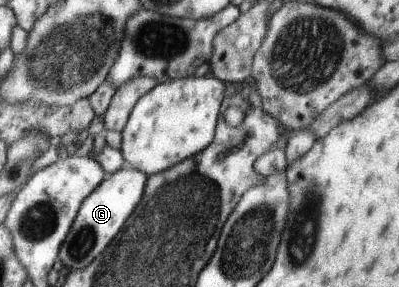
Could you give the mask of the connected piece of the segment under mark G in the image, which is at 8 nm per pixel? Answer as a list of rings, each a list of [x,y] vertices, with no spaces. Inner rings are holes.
[[[126,164],[119,171],[106,175],[102,185],[83,200],[65,241],[61,243],[59,259],[67,269],[85,269],[98,255],[107,251],[107,247],[125,228],[130,215],[142,201],[148,181],[149,177],[143,171],[137,171]]]

